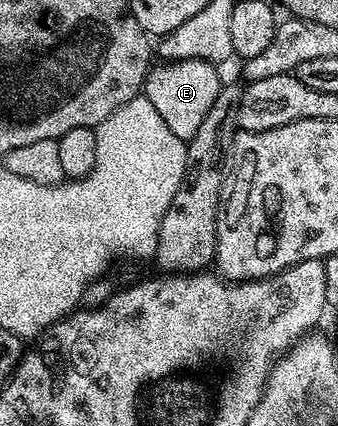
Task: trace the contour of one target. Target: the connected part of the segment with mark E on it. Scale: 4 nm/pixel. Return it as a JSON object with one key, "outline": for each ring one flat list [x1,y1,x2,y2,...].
{"outline":[[171,60,158,62,146,73,144,95,152,106,156,106,156,114,164,118,168,130,176,134,176,138,189,142,200,130,208,110,212,110,212,102,220,94,224,80,218,77,219,69,206,60]]}

